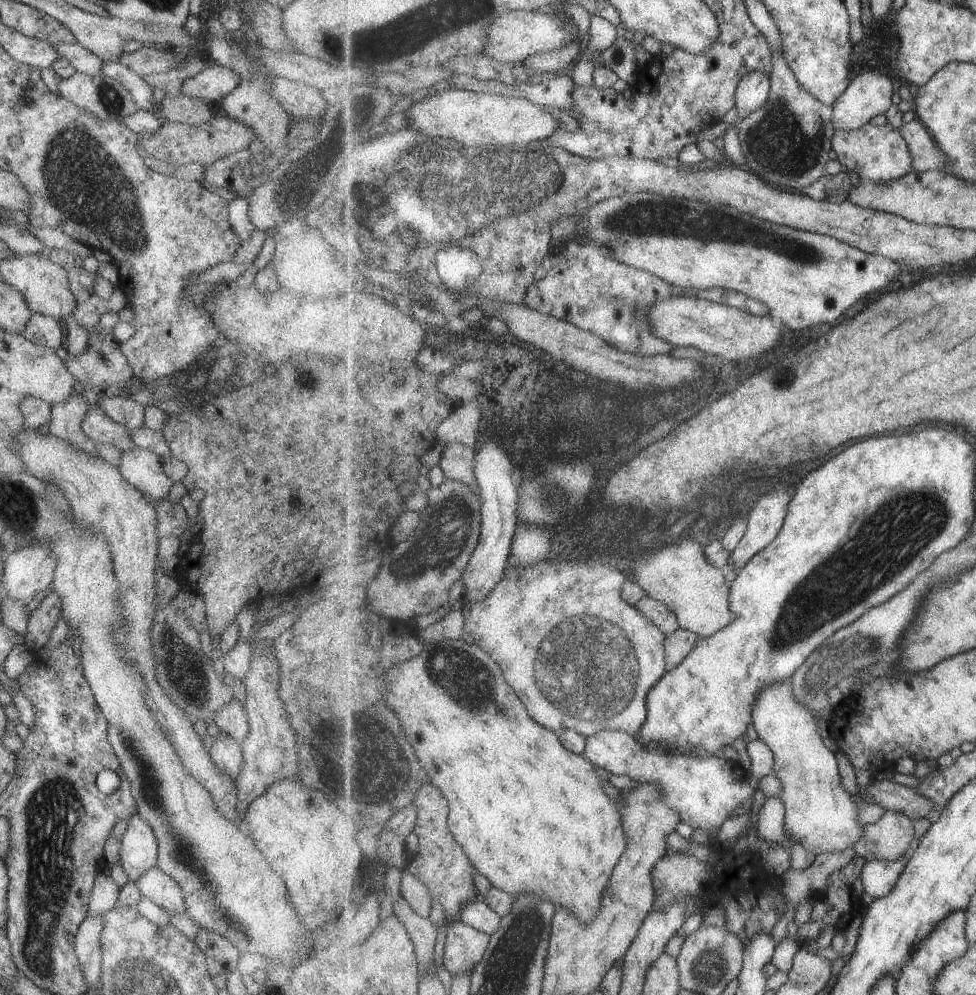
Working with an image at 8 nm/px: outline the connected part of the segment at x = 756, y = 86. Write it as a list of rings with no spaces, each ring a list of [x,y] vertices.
[[[755,70],[750,72],[739,83],[736,92],[736,110],[739,120],[745,120],[747,116],[751,116],[755,110],[759,110],[761,106],[765,106],[765,102],[769,100],[772,82],[770,76]]]

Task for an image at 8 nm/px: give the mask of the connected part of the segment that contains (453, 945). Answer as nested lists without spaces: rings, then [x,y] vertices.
[[[460,918],[448,922],[443,964],[454,977],[467,974],[483,960],[491,935],[465,924]]]

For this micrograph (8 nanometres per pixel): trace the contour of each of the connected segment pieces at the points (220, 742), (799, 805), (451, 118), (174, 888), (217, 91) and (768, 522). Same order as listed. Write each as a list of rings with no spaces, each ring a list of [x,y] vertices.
[[[220,732],[217,738],[212,739],[209,756],[211,762],[217,766],[217,770],[235,783],[239,776],[239,770],[243,766],[240,743],[227,733]]]
[[[792,680],[775,682],[771,686],[765,686],[761,690],[754,706],[754,728],[759,738],[773,750],[775,754],[774,774],[781,780],[782,792],[780,797],[786,806],[785,828],[789,837],[799,842],[807,852],[816,856],[825,852],[843,852],[859,842],[863,838],[865,826],[859,822],[859,806],[851,800],[851,795],[840,786],[841,774],[839,774],[839,762],[835,752],[831,752],[817,728],[817,713],[803,706],[795,698]]]
[[[439,88],[435,94],[414,102],[405,116],[409,118],[409,127],[421,134],[433,138],[456,140],[463,146],[482,147],[493,146],[505,148],[512,145],[526,145],[530,142],[541,141],[550,137],[561,124],[553,114],[543,110],[526,98],[519,98],[513,94],[487,94],[469,90]]]
[[[156,866],[145,870],[137,878],[135,886],[137,886],[141,895],[164,909],[168,915],[183,914],[185,912],[180,887]]]
[[[216,64],[203,68],[194,77],[185,78],[179,90],[182,95],[195,97],[215,107],[227,92],[239,84],[239,81],[237,74]]]
[[[779,486],[777,494],[759,496],[750,511],[747,530],[729,558],[729,564],[737,571],[743,570],[755,554],[779,536],[787,518],[787,502],[791,500],[787,488]]]

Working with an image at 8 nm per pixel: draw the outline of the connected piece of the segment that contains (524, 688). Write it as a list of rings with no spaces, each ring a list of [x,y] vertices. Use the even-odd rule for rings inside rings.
[[[588,558],[584,559],[563,559],[563,560],[543,560],[533,566],[513,566],[505,570],[503,580],[491,590],[489,598],[479,600],[479,602],[470,602],[463,604],[462,611],[465,617],[465,628],[461,640],[468,642],[473,646],[481,646],[483,650],[487,650],[495,662],[499,662],[499,666],[503,666],[505,678],[509,686],[517,692],[519,698],[522,698],[523,704],[527,707],[527,712],[531,714],[531,718],[541,726],[550,728],[556,733],[563,730],[575,730],[583,736],[591,736],[597,734],[603,729],[623,730],[627,734],[632,734],[637,737],[639,730],[642,729],[643,724],[647,722],[647,694],[650,690],[661,681],[665,676],[667,670],[666,661],[666,634],[663,630],[659,630],[659,626],[655,626],[639,608],[635,605],[627,604],[621,598],[621,586],[629,579],[623,572],[615,570],[615,567],[609,564],[601,564],[598,559]]]

